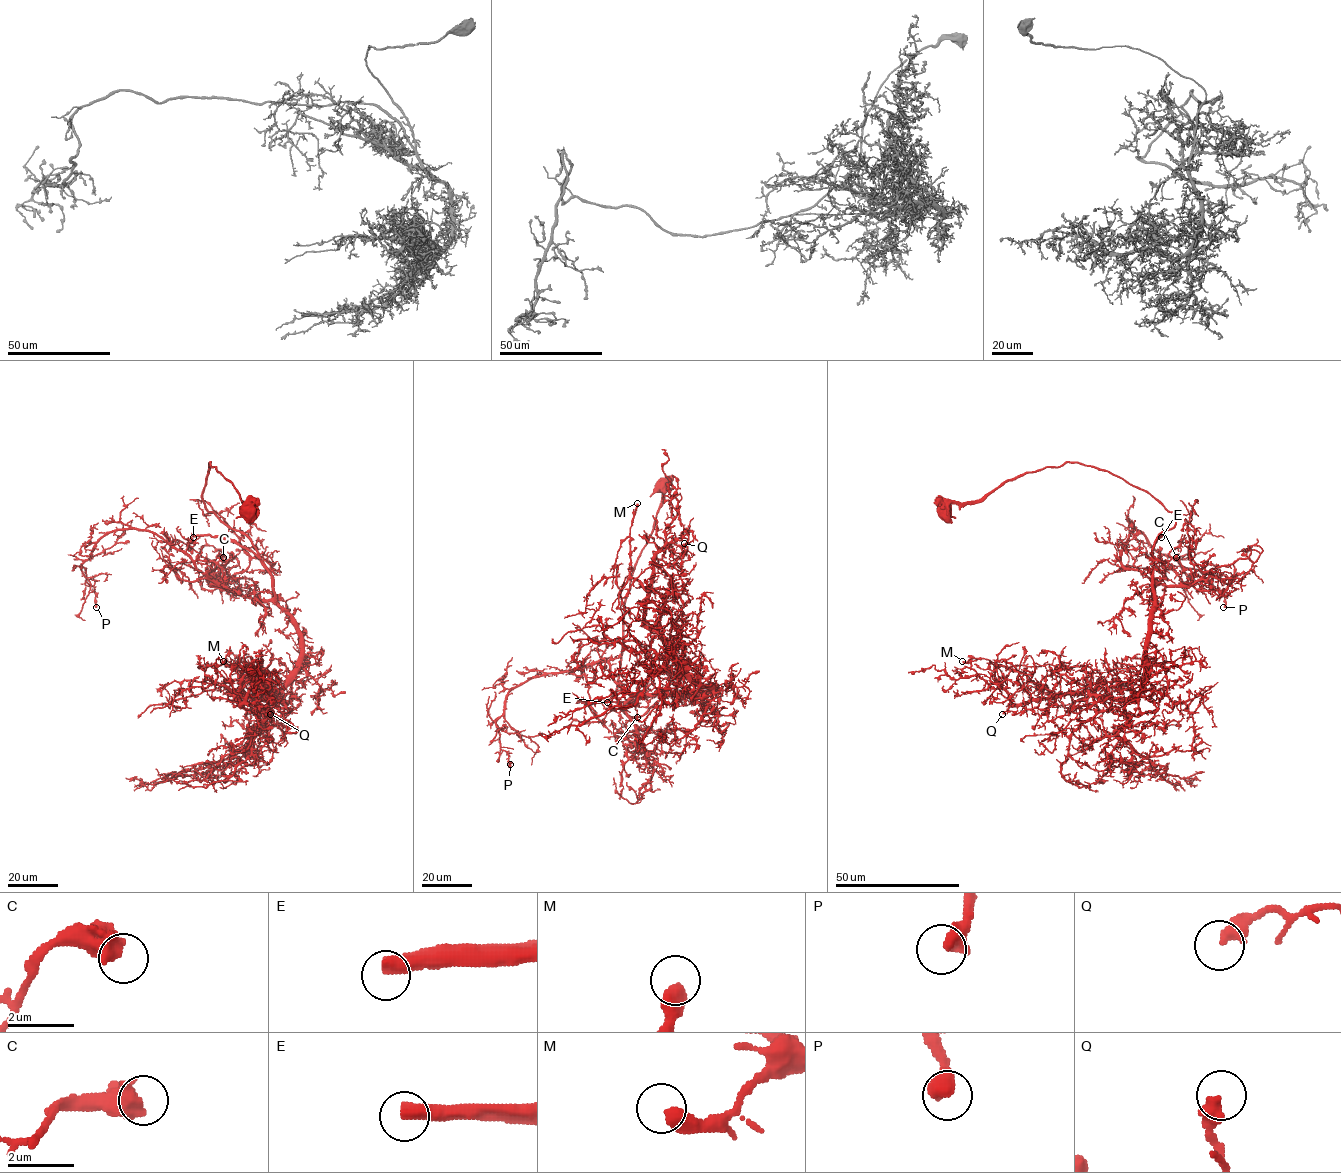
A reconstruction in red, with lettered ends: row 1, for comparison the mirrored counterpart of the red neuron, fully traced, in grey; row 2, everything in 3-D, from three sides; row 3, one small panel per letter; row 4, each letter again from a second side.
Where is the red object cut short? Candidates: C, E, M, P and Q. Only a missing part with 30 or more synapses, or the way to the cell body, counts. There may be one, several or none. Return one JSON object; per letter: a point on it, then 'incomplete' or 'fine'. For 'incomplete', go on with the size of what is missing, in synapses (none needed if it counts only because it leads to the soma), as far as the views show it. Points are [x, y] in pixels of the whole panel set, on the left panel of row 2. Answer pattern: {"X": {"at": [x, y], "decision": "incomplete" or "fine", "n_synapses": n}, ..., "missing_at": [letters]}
{"C": {"at": [223, 557], "decision": "fine"}, "E": {"at": [193, 537], "decision": "incomplete", "n_synapses": 700}, "M": {"at": [223, 661], "decision": "fine"}, "P": {"at": [96, 607], "decision": "fine"}, "Q": {"at": [270, 714], "decision": "fine"}, "missing_at": ["E"]}

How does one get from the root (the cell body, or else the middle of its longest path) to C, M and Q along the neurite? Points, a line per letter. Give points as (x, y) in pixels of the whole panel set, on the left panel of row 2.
C: (247, 510), (210, 462), (204, 507), (250, 540), (272, 597), (211, 585), (222, 584), (212, 565), (223, 557)
M: (247, 510), (210, 462), (204, 507), (250, 540), (300, 654), (267, 698), (217, 685), (223, 661)
Q: (247, 510), (210, 462), (204, 507), (250, 540), (300, 636), (276, 694), (229, 692), (270, 714)

